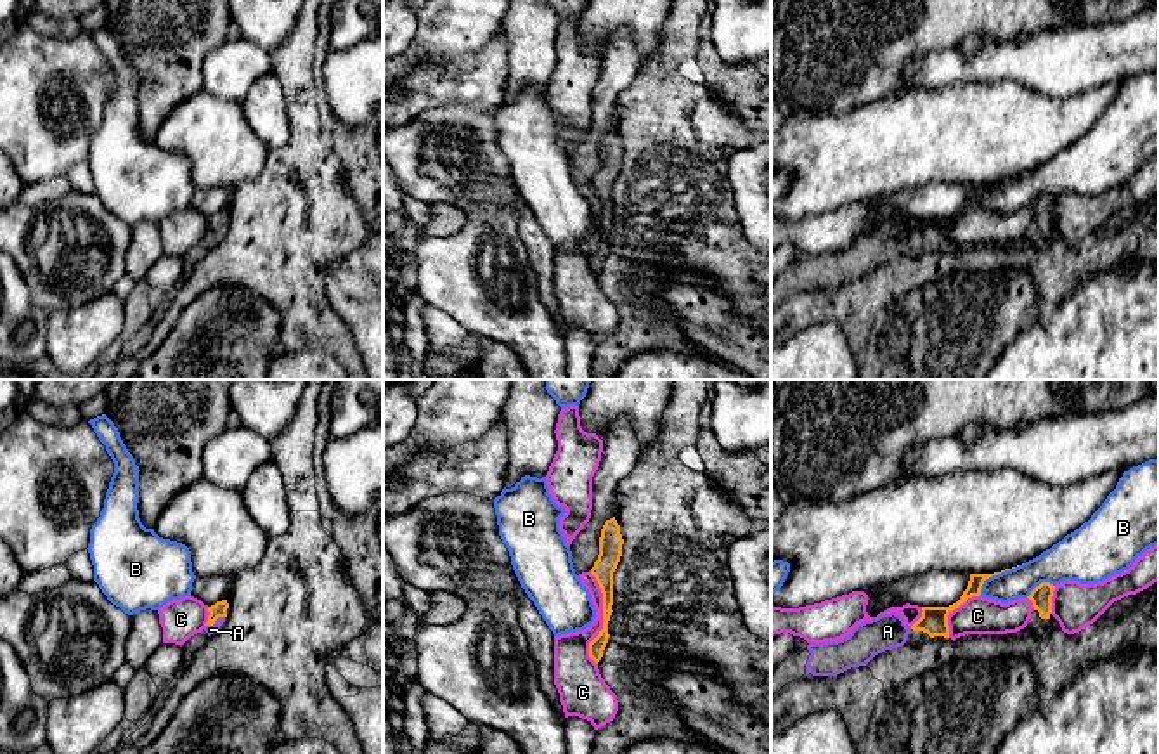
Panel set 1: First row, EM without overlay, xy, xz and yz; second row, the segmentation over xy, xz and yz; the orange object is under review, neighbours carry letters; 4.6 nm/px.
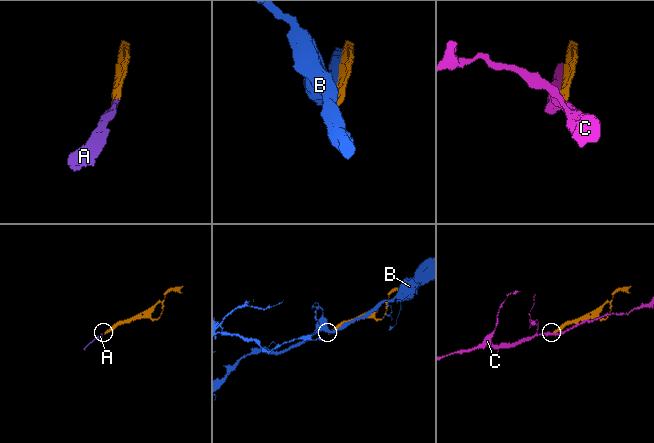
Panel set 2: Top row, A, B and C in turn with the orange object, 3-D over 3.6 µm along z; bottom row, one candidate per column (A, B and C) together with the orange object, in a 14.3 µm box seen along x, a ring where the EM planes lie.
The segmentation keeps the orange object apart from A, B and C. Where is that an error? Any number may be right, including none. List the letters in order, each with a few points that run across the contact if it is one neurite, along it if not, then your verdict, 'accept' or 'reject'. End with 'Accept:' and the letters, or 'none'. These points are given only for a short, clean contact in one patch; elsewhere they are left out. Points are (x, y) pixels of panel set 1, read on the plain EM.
A: line xy (219, 220), (215, 231), (210, 241); accept
B: reject
C: reject
Accept: A

